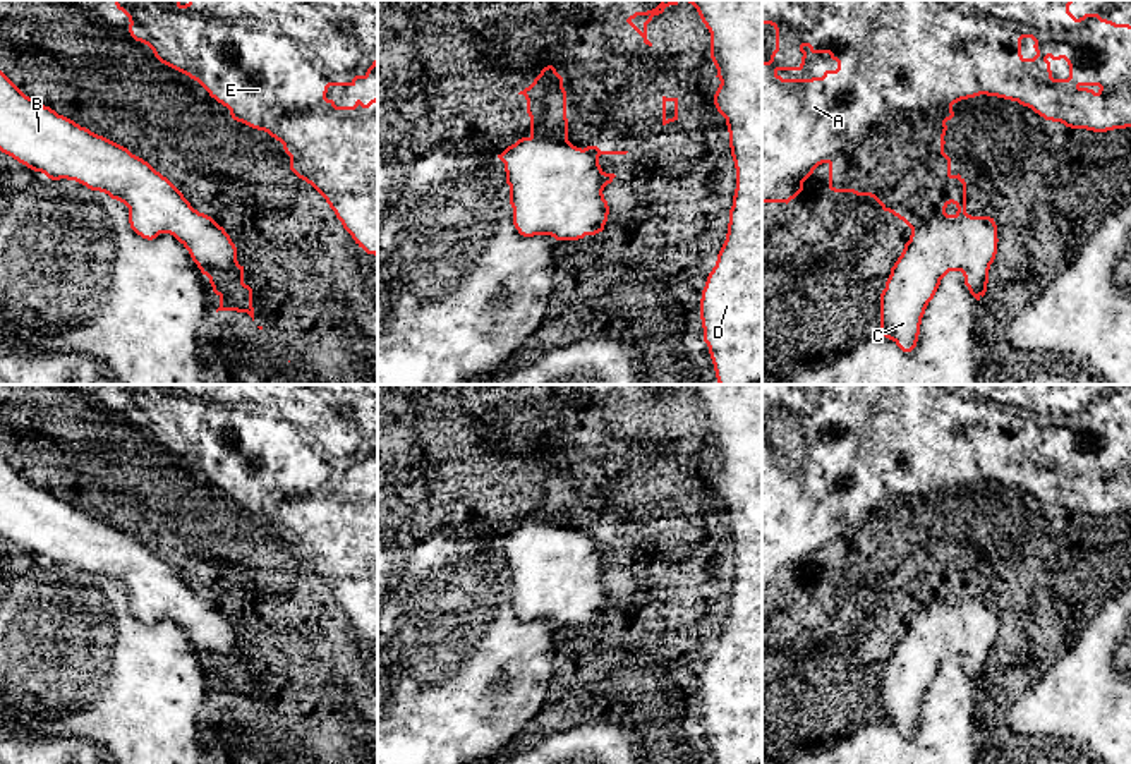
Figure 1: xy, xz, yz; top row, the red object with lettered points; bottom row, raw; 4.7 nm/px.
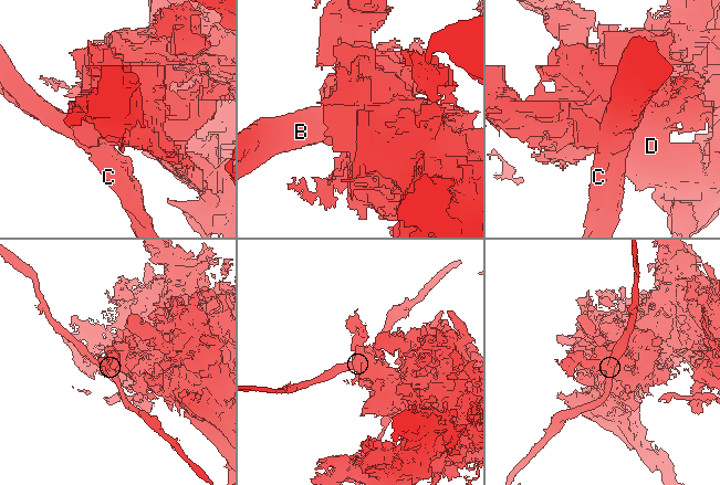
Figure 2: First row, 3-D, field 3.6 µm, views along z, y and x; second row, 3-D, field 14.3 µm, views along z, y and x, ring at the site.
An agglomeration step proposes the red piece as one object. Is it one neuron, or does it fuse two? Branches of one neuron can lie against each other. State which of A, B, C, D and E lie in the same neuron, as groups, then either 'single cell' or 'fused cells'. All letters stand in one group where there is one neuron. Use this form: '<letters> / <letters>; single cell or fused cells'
A D E / B C; fused cells

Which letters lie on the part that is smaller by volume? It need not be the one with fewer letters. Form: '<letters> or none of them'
B, C

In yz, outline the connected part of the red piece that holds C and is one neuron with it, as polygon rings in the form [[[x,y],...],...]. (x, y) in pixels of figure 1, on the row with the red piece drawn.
[[[911,239],[891,268],[880,294],[880,335],[903,352],[916,347],[922,318],[940,280],[949,273],[947,268],[944,252],[920,249]]]

